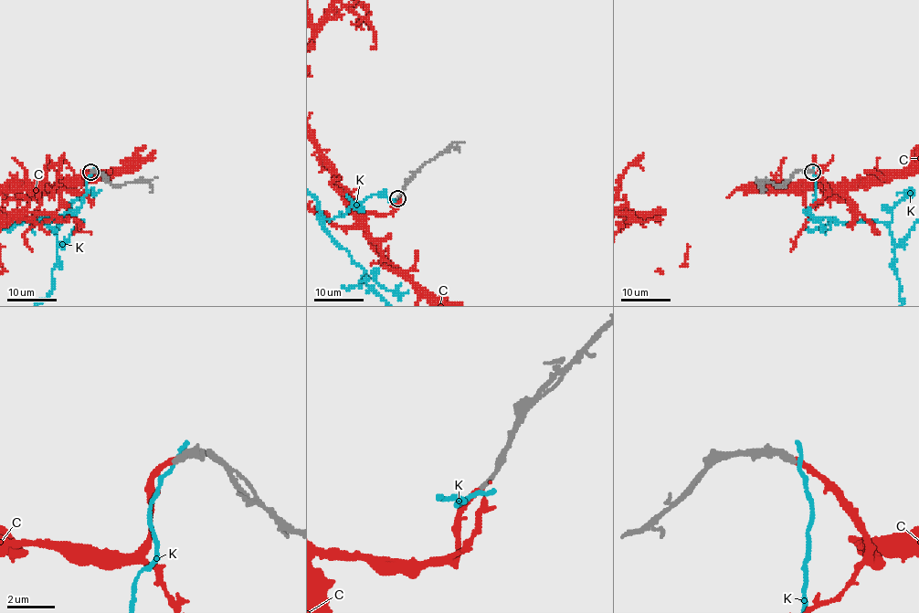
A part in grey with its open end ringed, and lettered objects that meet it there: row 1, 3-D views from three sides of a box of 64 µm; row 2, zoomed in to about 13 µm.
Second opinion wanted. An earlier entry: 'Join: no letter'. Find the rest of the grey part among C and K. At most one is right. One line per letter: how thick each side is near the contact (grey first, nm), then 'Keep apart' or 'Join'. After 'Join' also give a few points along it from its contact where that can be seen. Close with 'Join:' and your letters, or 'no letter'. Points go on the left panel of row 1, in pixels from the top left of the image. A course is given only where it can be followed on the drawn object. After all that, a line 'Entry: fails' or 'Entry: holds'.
C: Thickness 240 nm (grey) against 200 nm. Join
K: Thickness 200 nm (grey) against 200 nm. Keep apart
Join: C
Entry: fails

